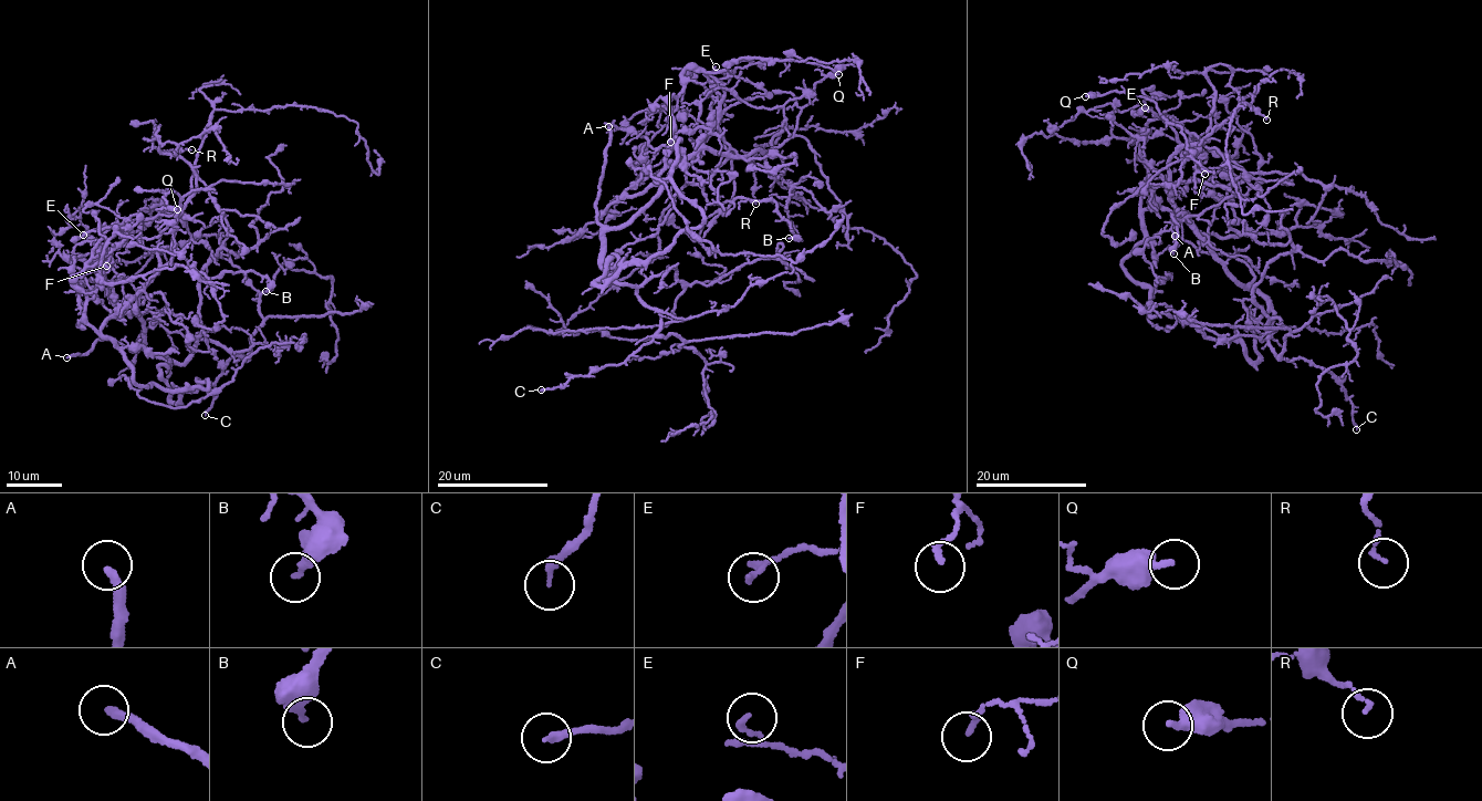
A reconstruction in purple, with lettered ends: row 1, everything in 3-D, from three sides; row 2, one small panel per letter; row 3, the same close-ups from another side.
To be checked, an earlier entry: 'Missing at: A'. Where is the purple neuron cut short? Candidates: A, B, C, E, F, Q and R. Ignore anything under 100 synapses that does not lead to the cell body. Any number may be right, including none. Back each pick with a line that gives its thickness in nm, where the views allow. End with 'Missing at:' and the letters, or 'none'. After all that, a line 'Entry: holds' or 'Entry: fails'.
A: Thickness 240 nm
Missing at: A
Entry: holds

